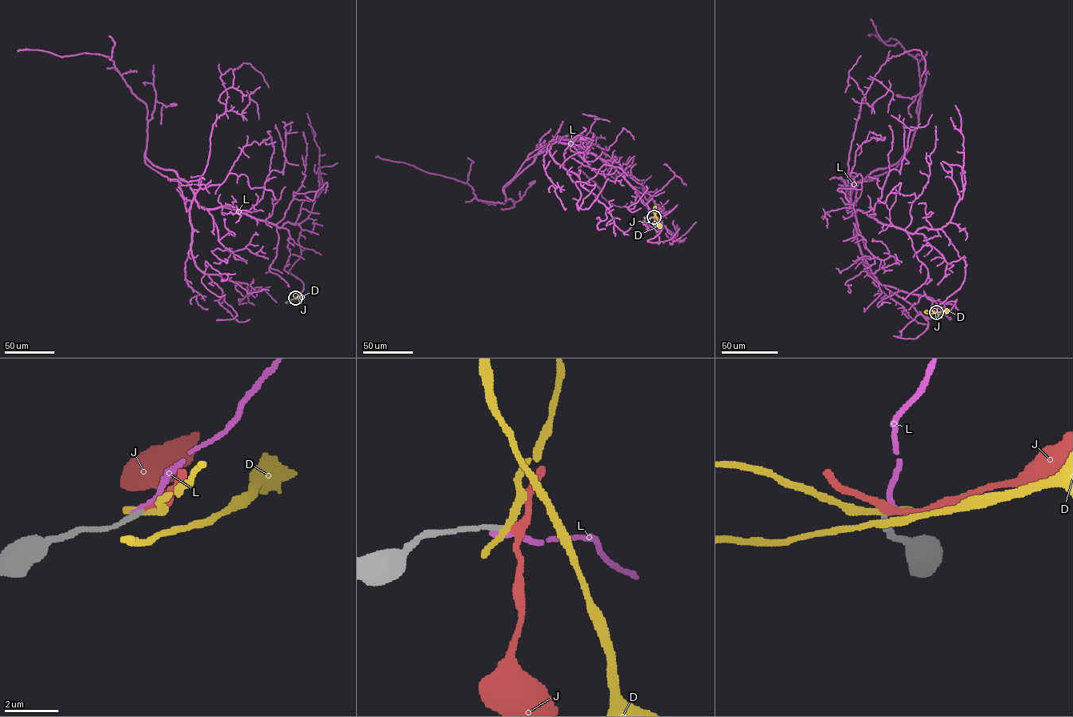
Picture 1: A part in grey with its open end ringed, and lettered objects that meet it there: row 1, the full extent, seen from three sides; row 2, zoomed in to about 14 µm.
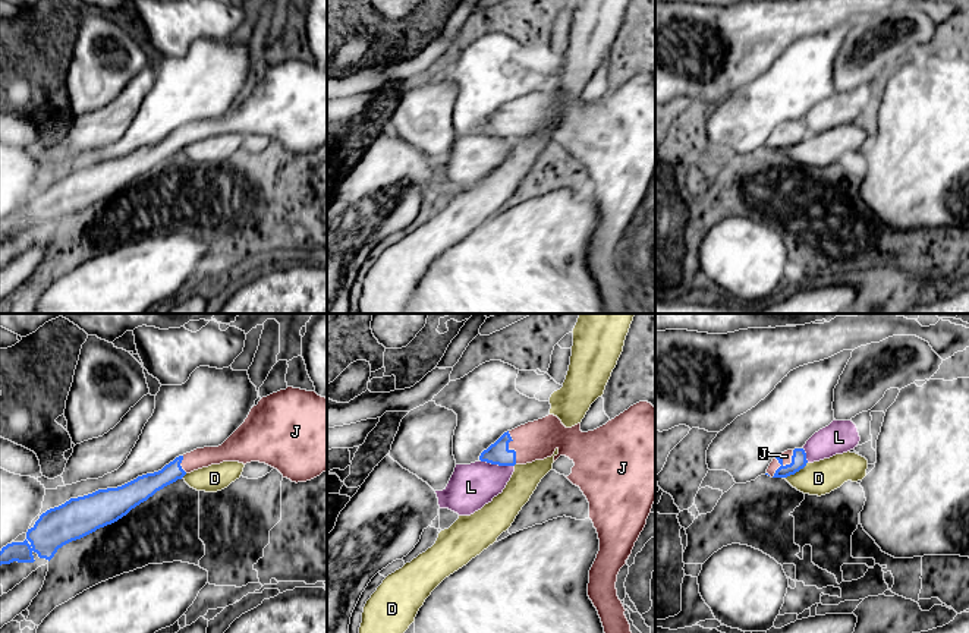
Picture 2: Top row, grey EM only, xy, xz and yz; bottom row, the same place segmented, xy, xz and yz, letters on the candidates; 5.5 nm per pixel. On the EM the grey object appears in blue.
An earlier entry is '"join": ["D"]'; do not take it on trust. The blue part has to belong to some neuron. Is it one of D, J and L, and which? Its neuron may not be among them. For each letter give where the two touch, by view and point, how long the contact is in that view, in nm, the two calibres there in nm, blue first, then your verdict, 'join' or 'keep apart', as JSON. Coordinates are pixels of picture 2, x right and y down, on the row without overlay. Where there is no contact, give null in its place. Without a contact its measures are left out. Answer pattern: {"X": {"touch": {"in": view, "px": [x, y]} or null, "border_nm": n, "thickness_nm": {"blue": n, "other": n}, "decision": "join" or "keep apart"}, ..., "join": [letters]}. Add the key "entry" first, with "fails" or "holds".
{"entry": "fails", "D": {"touch": {"in": "yz", "px": [795, 144]}, "border_nm": 160, "thickness_nm": {"blue": 80, "other": 190}, "decision": "keep apart"}, "J": {"touch": {"in": "yz", "px": [782, 137]}, "border_nm": 200, "thickness_nm": {"blue": 80, "other": 60}, "decision": "join"}, "L": {"touch": {"in": "xz", "px": [497, 135]}, "border_nm": 200, "thickness_nm": {"blue": 120, "other": 240}, "decision": "keep apart"}, "join": ["J"]}

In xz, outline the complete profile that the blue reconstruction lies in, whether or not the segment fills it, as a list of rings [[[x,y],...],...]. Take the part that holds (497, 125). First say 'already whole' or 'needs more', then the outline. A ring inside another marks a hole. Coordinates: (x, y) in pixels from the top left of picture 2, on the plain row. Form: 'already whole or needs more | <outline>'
needs more | [[[639,73],[588,104],[581,103],[581,95],[566,100],[557,88],[548,86],[504,104],[481,125],[479,132],[515,138],[551,127],[554,133],[566,127],[575,135],[566,149],[581,160],[589,174],[589,190],[598,205],[600,223],[589,242],[588,268],[598,283],[605,312],[636,314],[624,287],[626,281],[617,268],[616,253],[655,174],[655,79],[648,73]]]

